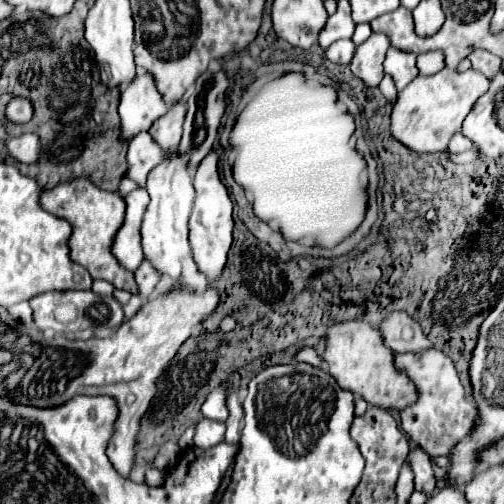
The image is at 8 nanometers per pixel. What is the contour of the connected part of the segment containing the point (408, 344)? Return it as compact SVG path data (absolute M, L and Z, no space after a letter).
M393 312L381 322L381 332L385 344L397 352L425 352L433 348L433 342L423 334L421 326L405 312Z

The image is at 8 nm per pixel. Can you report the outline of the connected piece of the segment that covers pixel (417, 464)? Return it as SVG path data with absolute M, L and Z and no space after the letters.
M415 448L409 452L411 468L415 472L415 490L431 496L435 490L435 476L433 476L433 466L429 460L429 454L423 452L421 448Z

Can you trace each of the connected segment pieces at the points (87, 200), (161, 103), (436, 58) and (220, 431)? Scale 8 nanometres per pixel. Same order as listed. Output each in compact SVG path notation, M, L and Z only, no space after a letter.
M73 180L67 184L59 184L53 190L45 190L43 208L71 222L73 234L69 240L69 248L71 248L71 258L77 260L77 264L89 268L95 280L107 280L115 284L115 288L127 290L131 294L139 294L133 274L127 272L111 254L115 232L123 226L125 220L125 200L117 192L103 192L101 188L95 188L89 180Z
M139 72L121 92L119 116L121 116L121 138L131 140L139 132L147 132L163 112L167 104L155 86L155 78L149 72Z
M427 52L427 54L419 54L417 56L417 68L421 76L427 74L435 74L443 68L443 54L441 52Z
M203 418L197 426L197 432L195 432L195 446L211 448L211 446L219 444L223 438L225 438L225 424Z

